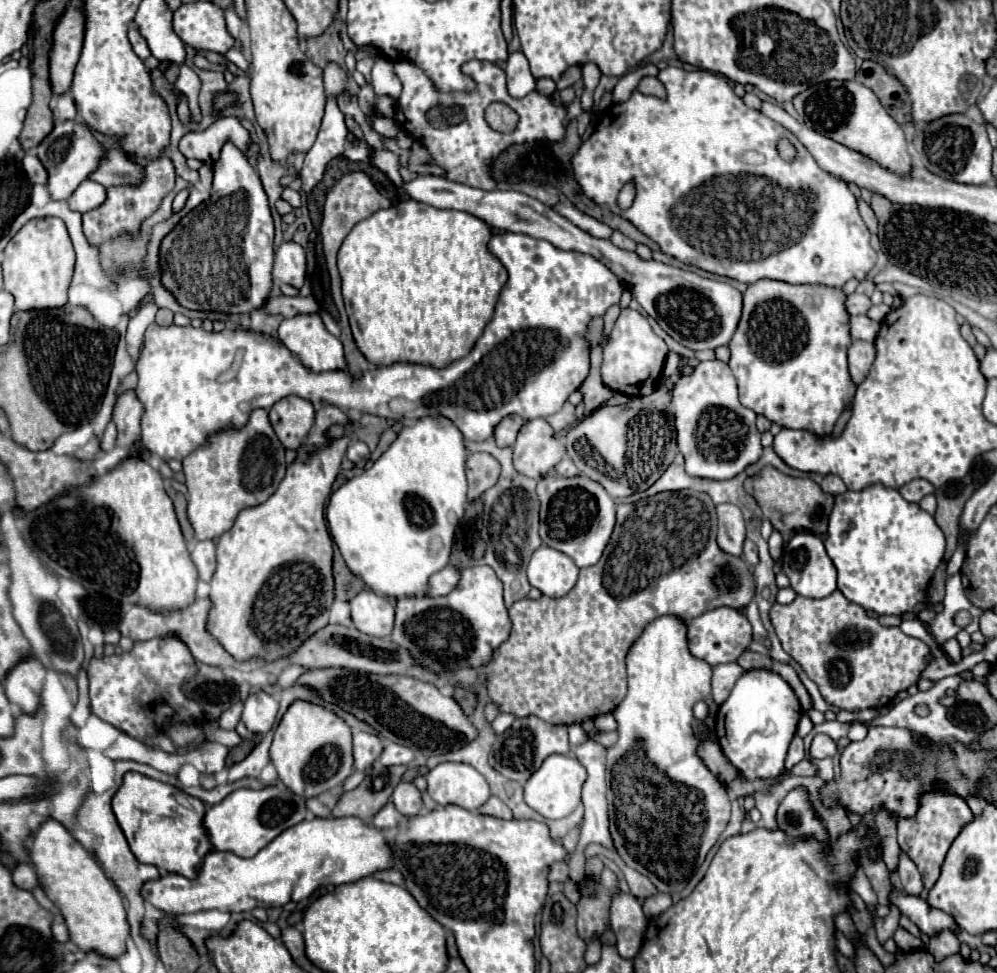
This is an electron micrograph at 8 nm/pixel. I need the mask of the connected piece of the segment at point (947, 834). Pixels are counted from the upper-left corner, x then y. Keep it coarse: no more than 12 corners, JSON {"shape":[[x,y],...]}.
{"shape":[[945,787],[897,817],[899,847],[925,891],[971,819],[965,799]]}

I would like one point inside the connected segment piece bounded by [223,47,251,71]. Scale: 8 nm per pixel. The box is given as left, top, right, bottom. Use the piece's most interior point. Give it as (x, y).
(234, 55)

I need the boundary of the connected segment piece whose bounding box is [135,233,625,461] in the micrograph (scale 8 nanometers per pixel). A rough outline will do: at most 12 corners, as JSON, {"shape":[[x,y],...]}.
{"shape":[[495,233],[509,271],[441,369],[313,373],[261,333],[145,333],[141,443],[183,459],[289,395],[485,441],[557,413],[621,281]]}

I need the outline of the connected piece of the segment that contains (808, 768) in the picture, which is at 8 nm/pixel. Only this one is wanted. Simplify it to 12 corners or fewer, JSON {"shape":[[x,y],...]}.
{"shape":[[803,759],[789,775],[819,775],[819,769],[809,759]]}

